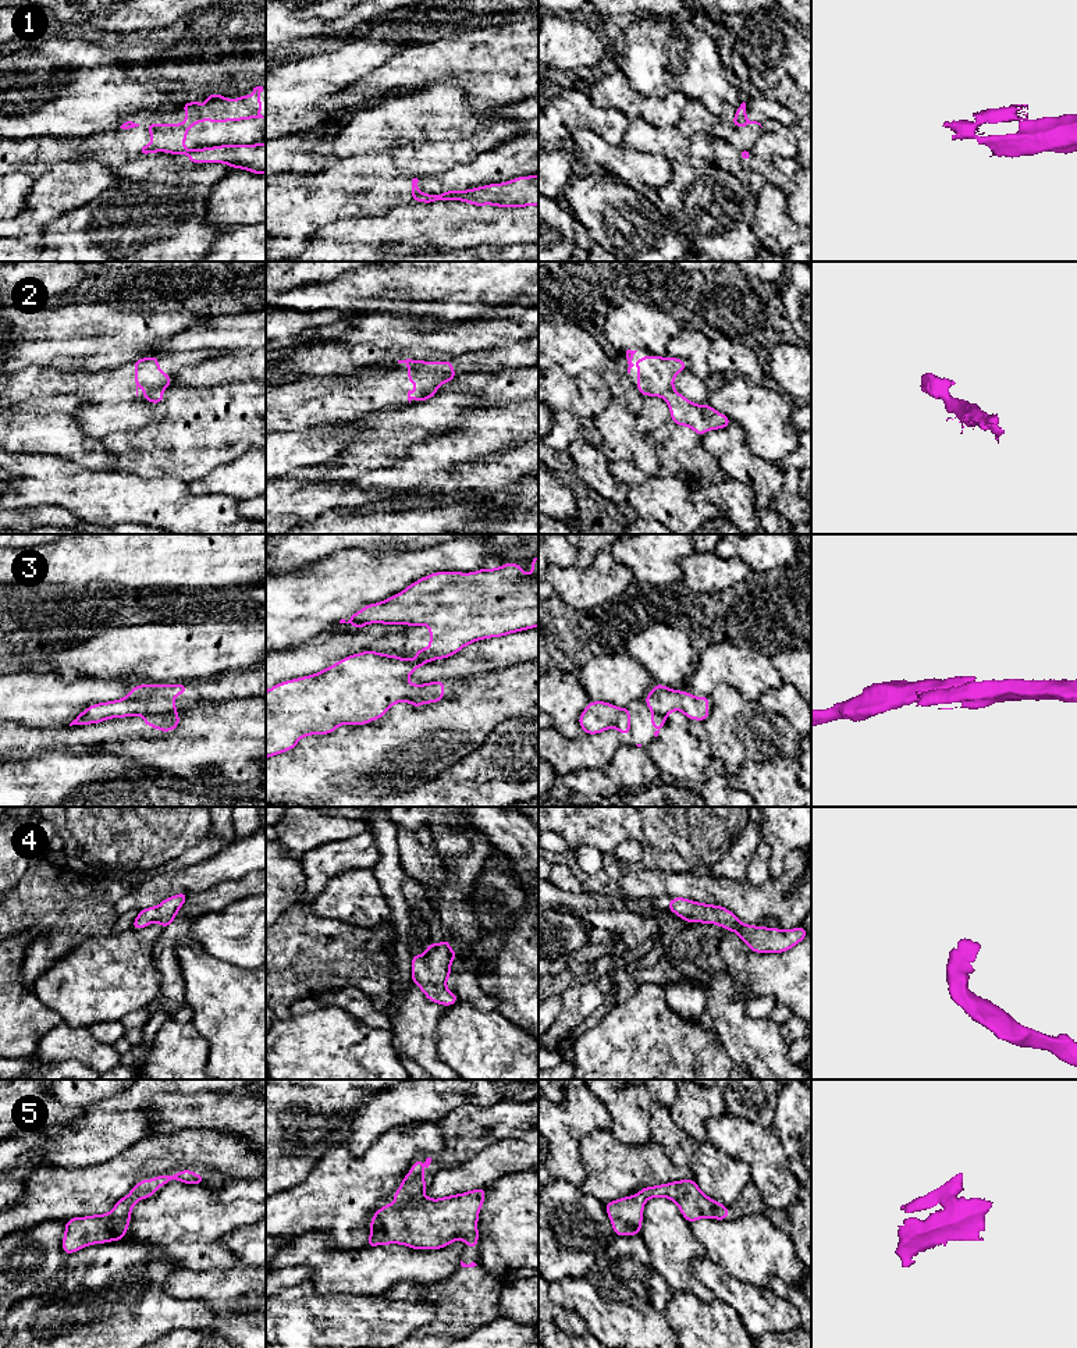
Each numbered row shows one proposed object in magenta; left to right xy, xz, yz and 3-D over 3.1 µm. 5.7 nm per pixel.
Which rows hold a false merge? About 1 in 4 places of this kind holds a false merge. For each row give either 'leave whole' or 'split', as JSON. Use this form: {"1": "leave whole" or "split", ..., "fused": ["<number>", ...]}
{"1": "split", "2": "split", "3": "split", "4": "leave whole", "5": "leave whole", "fused": ["1", "2", "3"]}

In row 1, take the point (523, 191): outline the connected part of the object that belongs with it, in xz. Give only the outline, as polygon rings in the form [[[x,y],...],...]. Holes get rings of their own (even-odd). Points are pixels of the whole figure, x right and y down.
[[[538,175],[473,188],[462,193],[462,200],[476,206],[494,204],[509,209],[538,206]]]

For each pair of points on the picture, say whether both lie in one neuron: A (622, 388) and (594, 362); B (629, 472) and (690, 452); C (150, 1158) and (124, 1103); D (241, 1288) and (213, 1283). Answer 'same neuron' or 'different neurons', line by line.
A: different neurons
B: different neurons
C: different neurons
D: same neuron

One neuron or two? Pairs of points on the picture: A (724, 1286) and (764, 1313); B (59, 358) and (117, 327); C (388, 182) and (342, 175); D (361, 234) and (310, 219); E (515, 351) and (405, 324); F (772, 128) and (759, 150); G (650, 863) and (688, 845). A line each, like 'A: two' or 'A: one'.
A: one
B: one
C: one
D: two
E: two
F: one
G: one

